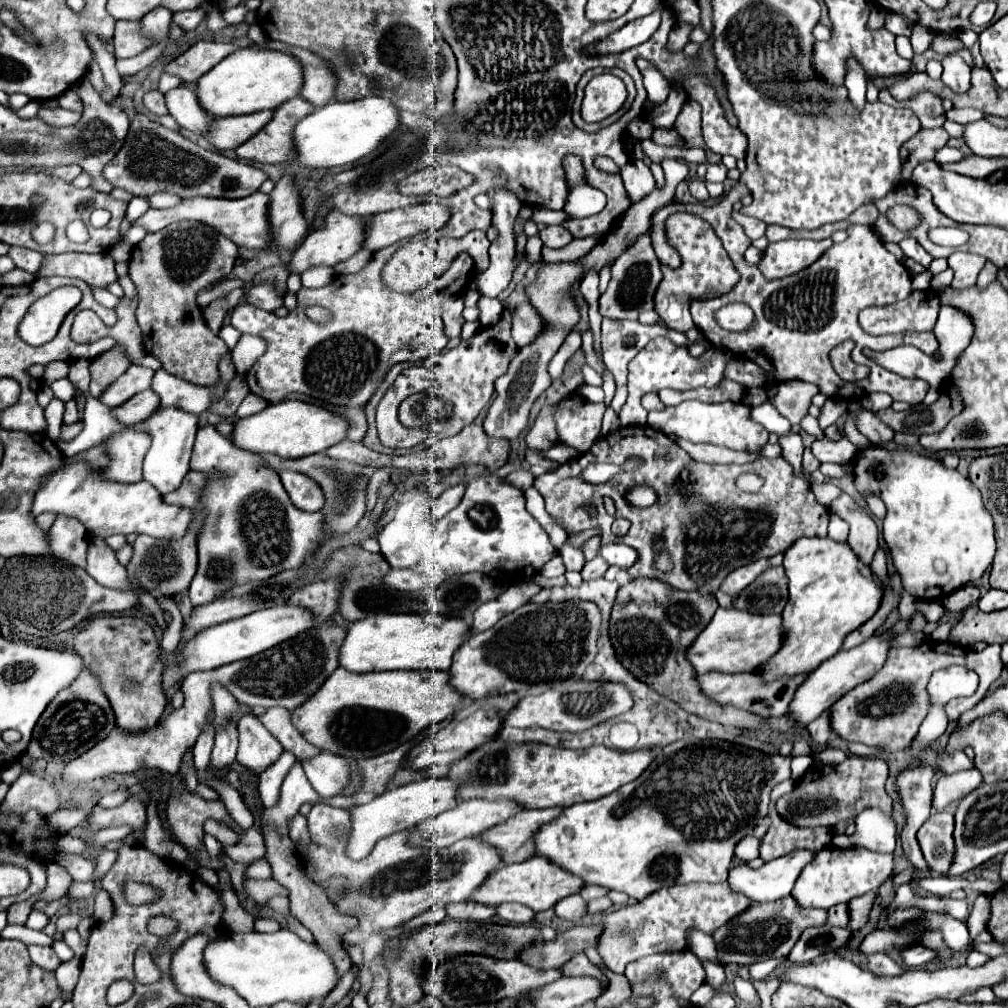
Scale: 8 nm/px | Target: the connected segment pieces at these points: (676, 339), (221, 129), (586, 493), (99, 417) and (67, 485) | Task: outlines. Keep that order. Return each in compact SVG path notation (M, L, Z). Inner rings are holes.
M607 317L603 319L603 327L601 327L601 359L605 363L605 367L613 373L616 383L615 395L611 402L611 407L616 412L616 409L621 409L623 403L627 401L628 396L628 364L639 349L643 349L653 337L669 337L675 345L687 347L687 335L679 333L679 331L671 331L665 325L643 325L639 321L607 321Z
M259 111L251 115L215 119L209 131L205 133L205 139L219 151L235 149L243 141L247 141L247 137L255 135L257 129L261 129L271 119L271 113L273 111Z
M631 425L631 427L621 427L605 437L601 437L599 441L595 441L595 445L591 445L591 449L583 455L579 455L577 459L557 467L555 471L549 471L541 477L535 479L535 489L541 493L541 497L545 499L545 509L547 513L559 521L567 531L583 531L589 527L599 527L603 541L611 541L611 523L613 519L629 519L631 521L631 529L627 535L623 537L613 537L613 541L621 541L629 547L633 547L639 557L635 561L635 565L631 565L627 569L629 577L657 577L663 583L671 585L673 589L679 591L699 591L699 593L711 593L715 595L719 591L719 585L725 581L725 577L751 563L757 561L761 557L773 557L777 553L787 551L797 539L801 537L827 537L827 527L829 527L829 511L827 507L819 505L815 501L815 495L809 487L807 481L797 479L793 475L791 465L783 459L759 459L747 465L705 465L699 463L695 459L691 459L673 439L669 439L665 433L659 433L657 429L649 429L647 425ZM629 459L637 459L639 465L633 471L619 471L613 479L609 479L607 483L589 483L581 477L581 473L587 469L587 465L591 463L615 463L615 465L623 465ZM751 465L751 471L761 475L765 479L765 485L761 487L761 491L757 493L743 493L735 487L735 477L743 471L747 471ZM637 481L643 481L647 485L651 485L657 493L657 503L653 507L647 509L637 509L631 505L625 505L623 493L629 485L637 485ZM603 497L611 497L615 503L615 515L609 515L603 507ZM583 503L595 503L599 509L599 515L595 519L587 517L587 513L581 509ZM661 535L661 547L669 549L673 555L673 571L669 575L663 575L659 571L653 569L653 537Z
M89 397L87 399L87 405L85 405L85 413L83 413L83 431L73 441L63 443L59 439L57 441L59 451L65 457L77 455L77 453L81 453L81 451L85 451L89 447L99 445L103 439L107 439L107 435L123 429L123 425L117 423L117 421L113 421L111 417L113 415L111 415L109 407L101 405L95 397Z
M73 463L65 469L57 471L43 489L35 493L35 501L31 507L31 517L41 513L65 513L83 521L87 531L93 537L107 539L115 533L147 533L157 539L179 539L189 527L191 511L177 505L167 505L161 495L147 483L115 483L101 479L99 469L89 469L85 463Z

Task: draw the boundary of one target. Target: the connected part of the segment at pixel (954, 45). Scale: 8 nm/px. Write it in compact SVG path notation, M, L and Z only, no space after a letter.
M937 35L935 39L933 39L933 43L931 43L931 47L937 51L937 53L941 53L941 55L947 55L947 53L957 53L957 51L963 51L965 49L965 45L961 43L961 39L943 39L941 35Z

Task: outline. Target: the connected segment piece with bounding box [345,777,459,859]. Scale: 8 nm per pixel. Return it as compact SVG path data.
M427 777L421 781L407 783L403 787L397 787L397 789L387 789L385 793L377 795L373 801L369 801L365 805L355 805L349 809L349 813L351 813L351 835L347 839L345 853L347 853L347 857L363 859L379 839L393 835L393 833L399 833L399 831L405 831L405 829L411 829L417 823L421 823L421 821L425 821L437 813L453 809L457 803L459 803L457 783L449 781L449 779Z

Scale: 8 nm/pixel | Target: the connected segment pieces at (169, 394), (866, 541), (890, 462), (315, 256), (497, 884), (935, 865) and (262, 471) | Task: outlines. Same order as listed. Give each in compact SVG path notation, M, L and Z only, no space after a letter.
M165 371L155 373L151 381L151 389L161 397L159 409L177 407L189 413L197 413L195 405L211 405L217 397L221 397L221 393L215 389L203 389L203 387L189 385Z
M847 493L839 495L831 503L831 511L835 511L841 519L845 519L849 523L849 527L851 527L849 545L851 545L851 549L855 549L855 555L865 565L869 565L873 561L875 551L879 549L875 521Z
M871 445L871 447L867 447L865 451L859 451L859 455L857 455L857 459L855 459L853 475L855 475L855 487L857 487L859 493L861 493L861 487L867 487L867 491L873 493L875 497L881 497L883 503L885 503L885 507L887 507L887 517L883 519L883 539L885 539L885 543L887 543L887 547L889 547L889 555L891 555L893 565L895 565L895 569L897 569L899 577L901 577L901 585L903 585L903 591L905 591L905 593L913 595L915 599L933 599L935 595L947 597L947 595L951 595L953 591L961 589L965 583L977 581L977 579L987 571L987 567L991 565L993 555L995 555L993 519L991 519L989 511L985 509L985 505L983 505L983 501L981 501L979 489L977 489L967 477L959 475L959 473L953 471L953 469L947 469L941 461L931 459L931 457L927 457L927 455L919 455L919 453L909 451L909 449L889 451L889 449L885 449L885 447L877 447L877 445Z
M331 211L327 215L327 221L325 221L325 227L323 229L315 229L307 235L307 239L299 245L299 249L295 249L295 253L291 253L291 261L287 263L289 267L289 273L303 273L311 267L319 267L319 265L325 265L325 267L333 267L337 265L339 261L345 261L349 259L355 251L361 249L361 243L363 243L363 221L365 217L349 217L349 215L343 215L339 211Z
M531 857L523 863L515 863L515 865L505 865L495 869L493 873L489 873L487 881L475 889L475 893L469 897L475 903L483 903L483 905L501 905L501 903L521 903L533 911L545 911L549 907L553 907L559 899L579 893L581 887L585 883L579 877L573 877L571 873L555 867L553 863L549 863L543 857Z
M953 813L931 815L917 833L921 851L931 871L947 875L949 863L953 859Z
M205 425L197 429L193 455L191 455L191 469L207 473L207 485L203 487L201 493L205 521L197 541L199 567L189 587L189 597L193 605L209 603L215 597L219 597L223 591L231 589L233 585L267 579L285 569L301 567L309 555L319 551L323 529L325 529L323 515L297 509L291 503L287 491L281 487L277 471L259 455L233 447L233 443L227 437L219 435L213 425Z

